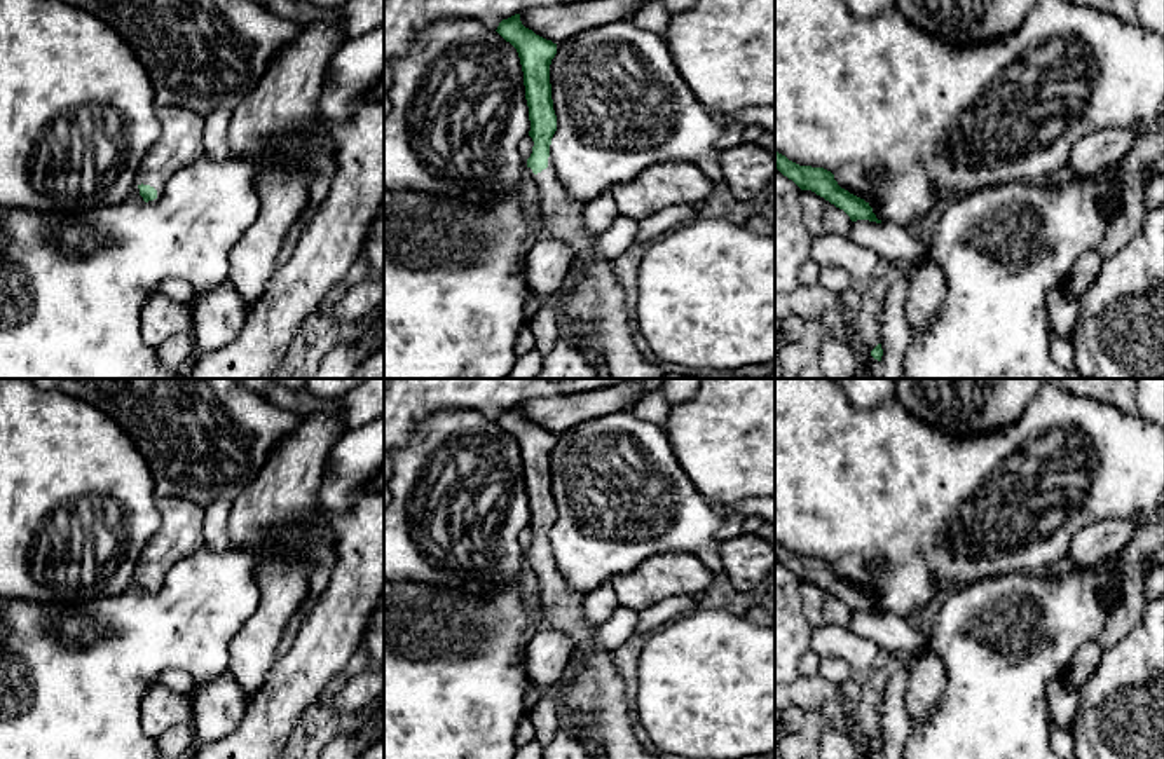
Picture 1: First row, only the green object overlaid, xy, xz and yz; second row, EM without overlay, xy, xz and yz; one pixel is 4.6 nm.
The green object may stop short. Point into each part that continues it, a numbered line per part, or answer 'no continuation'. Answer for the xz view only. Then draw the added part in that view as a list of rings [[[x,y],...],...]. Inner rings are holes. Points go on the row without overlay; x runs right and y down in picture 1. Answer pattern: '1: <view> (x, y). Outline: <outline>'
1: xz (594, 702). Outline: [[[551,544],[548,558],[537,565],[525,557],[525,569],[539,597],[541,623],[571,637],[572,656],[586,656],[586,663],[558,694],[560,717],[607,759],[658,759],[639,743],[632,729],[627,686],[611,663],[613,651],[593,646],[599,625],[586,619],[585,595],[562,578]]]

